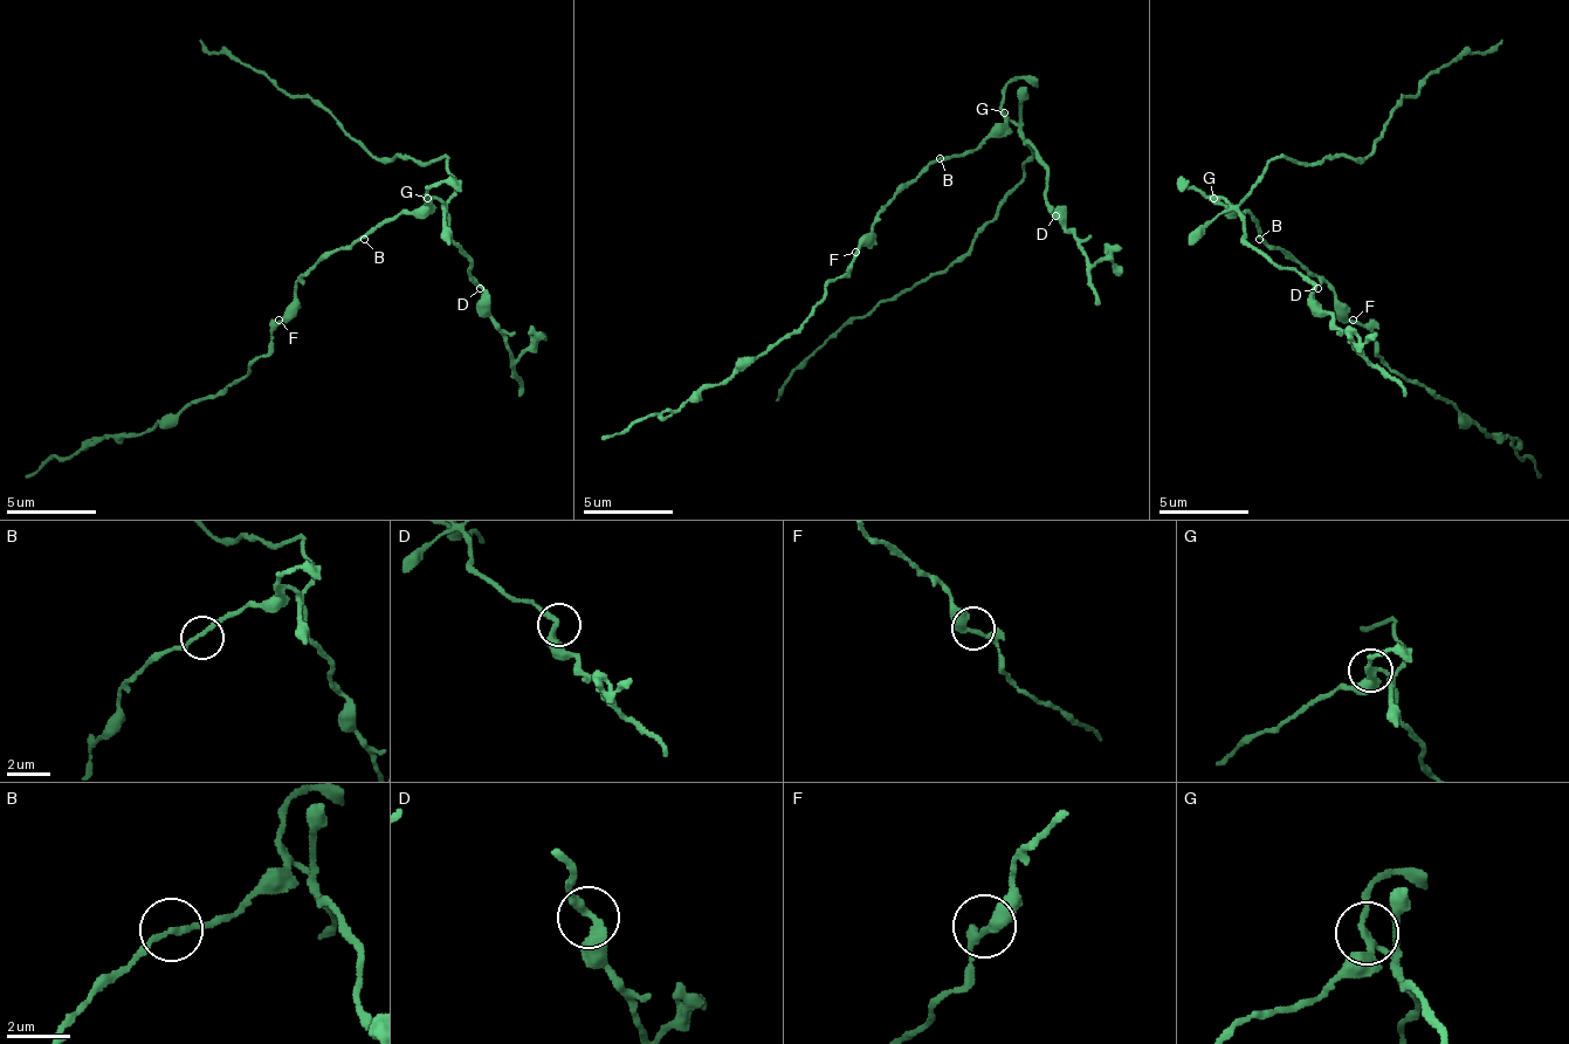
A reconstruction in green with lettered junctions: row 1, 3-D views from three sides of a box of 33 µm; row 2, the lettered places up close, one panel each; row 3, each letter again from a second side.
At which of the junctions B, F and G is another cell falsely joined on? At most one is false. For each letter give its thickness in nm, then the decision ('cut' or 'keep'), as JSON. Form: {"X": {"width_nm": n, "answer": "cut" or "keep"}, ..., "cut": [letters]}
{"B": {"width_nm": 180, "answer": "keep"}, "F": {"width_nm": 240, "answer": "keep"}, "G": {"width_nm": 240, "answer": "cut"}, "cut": ["G"]}

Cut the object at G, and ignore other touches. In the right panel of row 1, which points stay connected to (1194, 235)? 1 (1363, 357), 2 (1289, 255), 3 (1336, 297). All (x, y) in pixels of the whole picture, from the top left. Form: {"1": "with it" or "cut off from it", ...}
{"1": "with it", "2": "cut off from it", "3": "cut off from it"}

